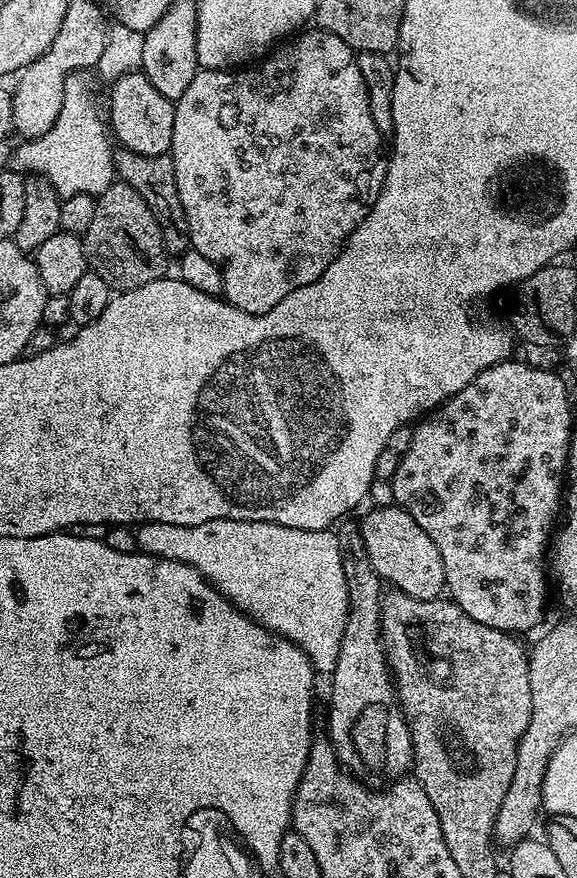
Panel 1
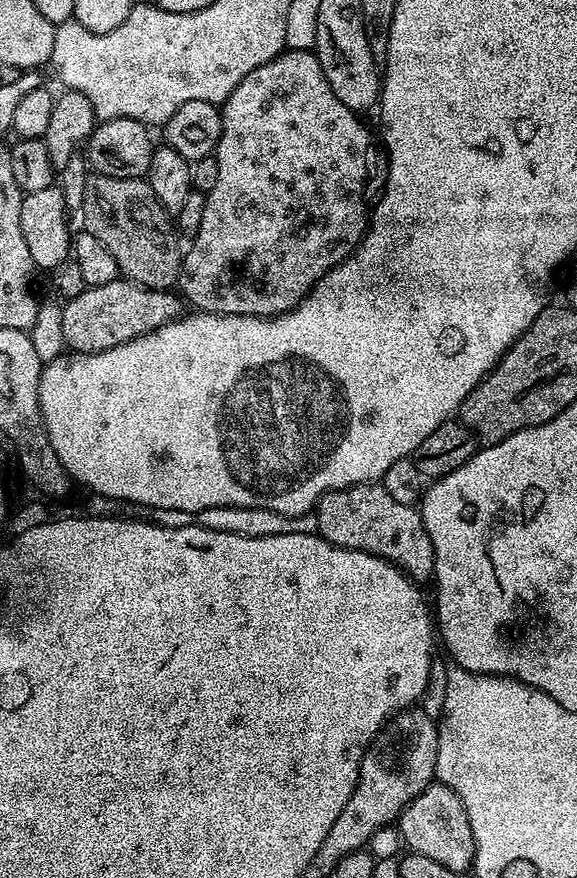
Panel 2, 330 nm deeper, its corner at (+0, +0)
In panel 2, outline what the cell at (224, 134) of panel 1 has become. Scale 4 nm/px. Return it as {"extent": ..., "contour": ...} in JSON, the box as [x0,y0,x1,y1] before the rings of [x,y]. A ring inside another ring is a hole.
{"extent":[178,50,386,316],"contour":[[[285,50],[272,61],[246,74],[246,78],[242,78],[242,82],[238,82],[238,86],[234,86],[234,90],[225,98],[220,108],[220,117],[222,134],[214,151],[218,162],[218,179],[214,182],[214,190],[205,195],[202,226],[198,226],[198,230],[191,237],[192,245],[189,248],[187,245],[180,261],[178,288],[183,299],[187,303],[189,300],[193,304],[193,309],[202,312],[213,312],[223,316],[281,316],[282,313],[295,308],[329,270],[352,255],[360,245],[378,193],[384,187],[386,164],[378,144],[376,149],[376,144],[372,141],[371,130],[359,120],[361,117],[355,111],[348,109],[341,99],[335,96],[319,64],[319,58],[312,50]]]}

